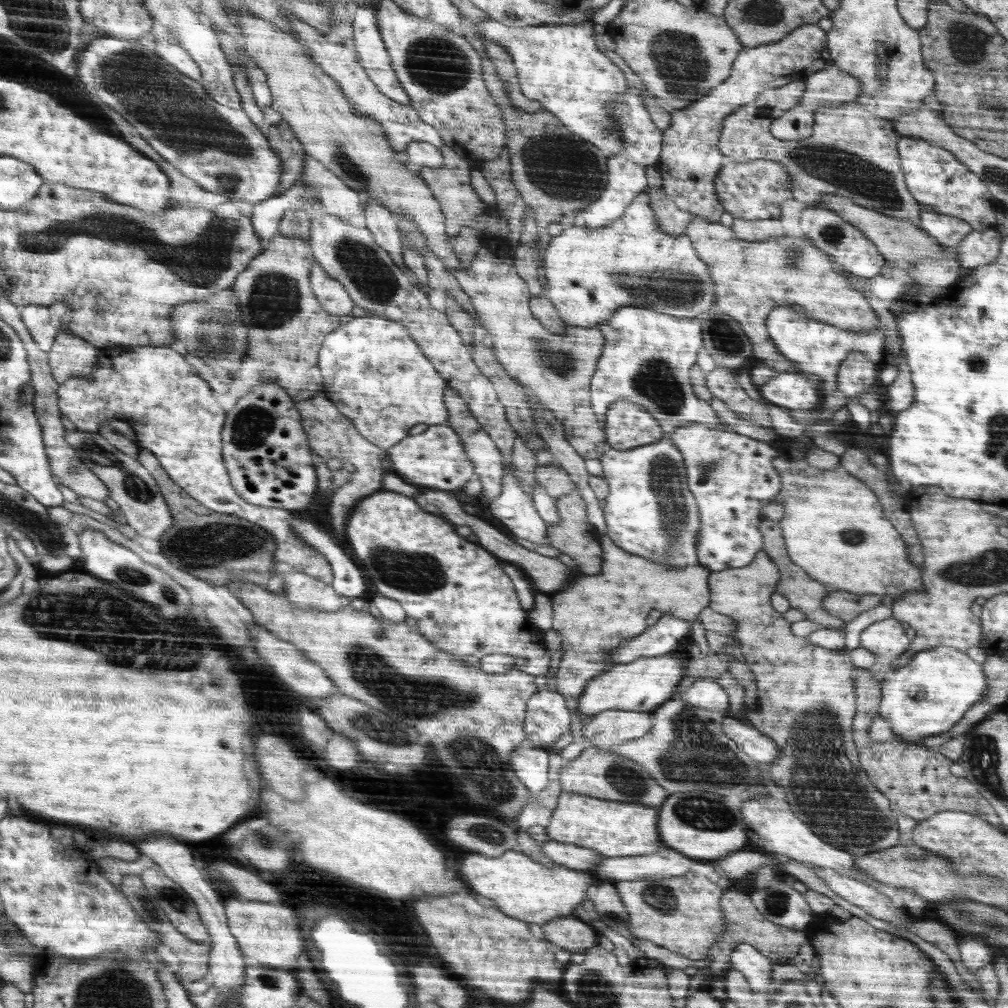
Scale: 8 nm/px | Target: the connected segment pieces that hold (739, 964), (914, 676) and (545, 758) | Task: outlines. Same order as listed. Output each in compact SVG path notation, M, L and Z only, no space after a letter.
M740 943L731 954L731 962L745 976L754 992L764 992L766 998L770 998L770 992L779 992L781 984L772 983L770 980L774 962L752 945Z
M943 646L923 650L914 657L903 669L883 671L879 715L889 721L894 737L921 743L924 737L948 732L962 720L964 712L983 699L987 684L983 667L965 651Z
M520 746L510 755L512 768L530 793L538 796L549 783L549 756L544 748Z

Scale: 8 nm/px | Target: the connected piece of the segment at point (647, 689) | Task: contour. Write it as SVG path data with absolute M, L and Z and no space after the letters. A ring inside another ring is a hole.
M683 653L665 654L653 657L643 657L629 664L618 664L608 669L599 677L591 678L579 698L577 714L582 714L585 722L594 715L607 710L629 710L643 713L655 711L661 704L670 700L677 686L684 677Z

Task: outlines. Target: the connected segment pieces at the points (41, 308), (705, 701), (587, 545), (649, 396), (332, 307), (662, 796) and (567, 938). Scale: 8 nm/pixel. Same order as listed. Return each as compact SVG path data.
M31 304L22 310L24 322L28 325L35 342L44 352L50 353L60 333L52 324L52 312L48 306Z
M708 679L694 681L690 688L682 691L681 694L684 694L684 699L692 706L721 710L726 713L730 709L729 694L716 681Z
M578 492L561 496L555 499L555 505L560 517L560 524L554 526L546 524L547 544L558 548L560 552L568 554L578 565L578 571L585 575L600 573L602 564L602 549L600 548L600 534L590 524L590 513L587 510L587 503Z
M626 305L616 310L610 320L602 322L598 327L603 331L605 343L598 362L598 372L594 374L594 380L591 382L591 406L600 423L607 424L607 412L616 401L630 401L642 406L648 414L658 419L664 433L696 423L712 429L731 431L728 425L724 425L724 420L720 420L711 404L699 398L688 380L690 368L696 364L698 350L702 348L701 318L673 317L648 307Z
M314 262L309 281L321 307L328 314L336 316L350 315L355 302L350 300L351 295L348 294L346 287L339 279L332 278L324 270L324 267Z
M588 746L578 758L566 762L560 769L559 781L563 792L585 794L592 798L600 798L616 802L636 802L644 806L660 806L666 800L666 790L656 784L656 779L633 760L619 754Z
M563 916L555 918L542 926L544 938L550 942L556 942L560 948L566 948L570 952L582 952L588 948L595 948L598 944L596 932L590 928L590 924L584 923L576 916Z

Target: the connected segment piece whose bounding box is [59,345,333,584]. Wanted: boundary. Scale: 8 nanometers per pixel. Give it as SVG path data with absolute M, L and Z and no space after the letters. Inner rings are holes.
M118 345L100 348L100 350L96 370L90 377L74 378L61 385L59 396L63 416L74 422L76 428L85 431L100 433L102 425L115 428L131 438L132 442L138 444L140 448L152 450L171 477L196 500L212 510L236 515L270 531L278 541L278 550L274 554L276 562L286 563L296 567L297 570L306 571L306 574L330 584L333 580L333 572L326 558L295 535L294 527L292 527L292 522L295 520L294 512L283 508L264 508L248 504L235 489L226 458L224 458L223 432L227 426L228 414L220 406L210 384L196 374L196 369L186 361L181 350L171 345Z

